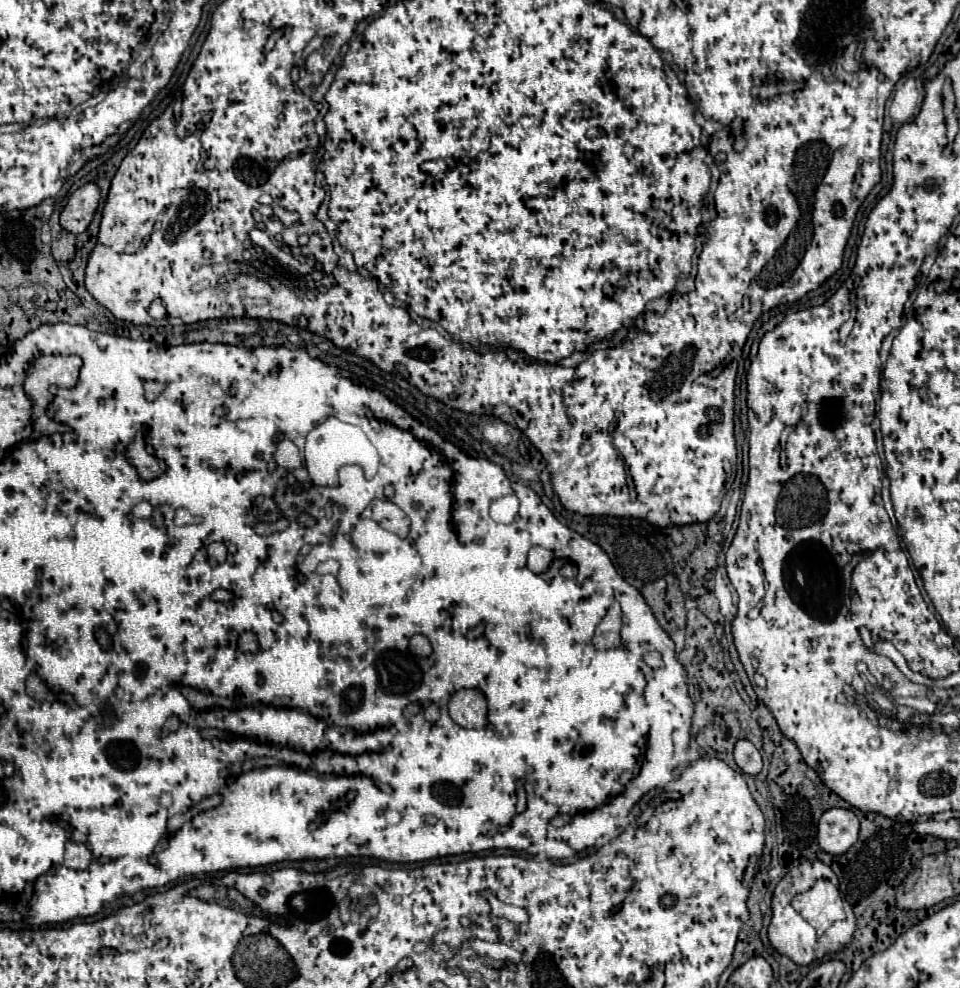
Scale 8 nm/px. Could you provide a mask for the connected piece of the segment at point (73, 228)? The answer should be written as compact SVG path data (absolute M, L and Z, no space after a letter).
M95 182L77 188L69 196L67 206L61 212L61 226L73 234L85 232L89 222L93 220L93 214L97 212L99 198L101 198L101 190Z

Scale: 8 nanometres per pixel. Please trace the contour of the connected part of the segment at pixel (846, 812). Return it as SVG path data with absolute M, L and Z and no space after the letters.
M831 808L823 812L817 824L819 848L827 854L845 854L859 838L859 818L849 808Z

